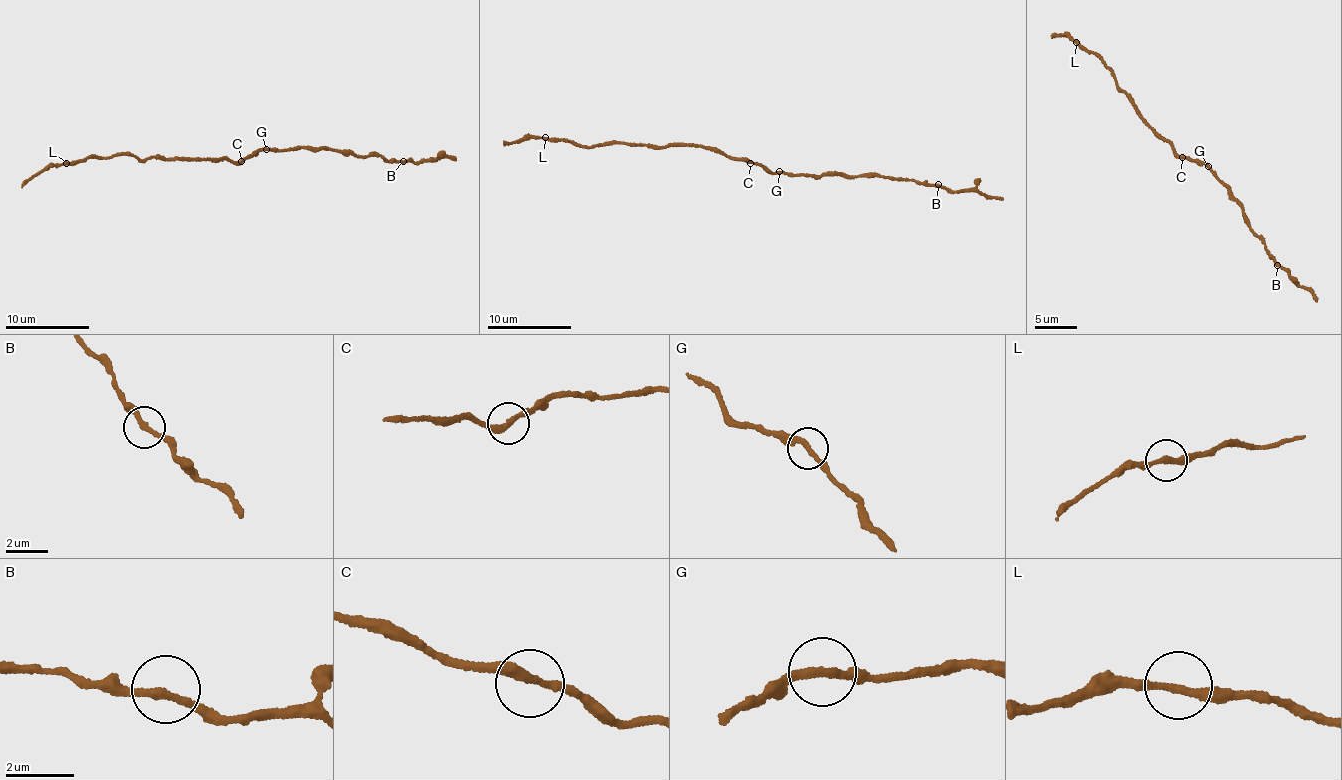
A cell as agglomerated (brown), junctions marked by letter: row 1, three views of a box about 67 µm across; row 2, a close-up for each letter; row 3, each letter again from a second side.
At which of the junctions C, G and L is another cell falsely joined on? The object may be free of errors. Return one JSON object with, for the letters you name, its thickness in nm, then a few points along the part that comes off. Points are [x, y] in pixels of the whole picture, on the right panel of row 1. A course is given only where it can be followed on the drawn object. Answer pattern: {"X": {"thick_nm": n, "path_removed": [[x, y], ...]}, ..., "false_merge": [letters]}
{"false_merge": []}

